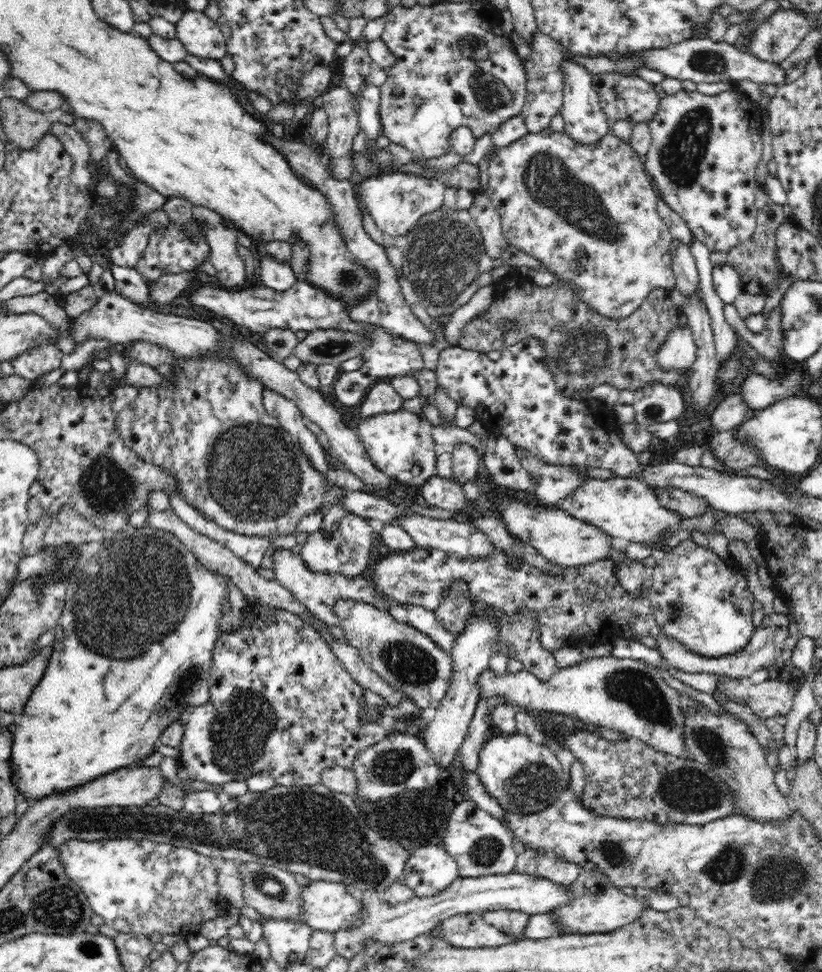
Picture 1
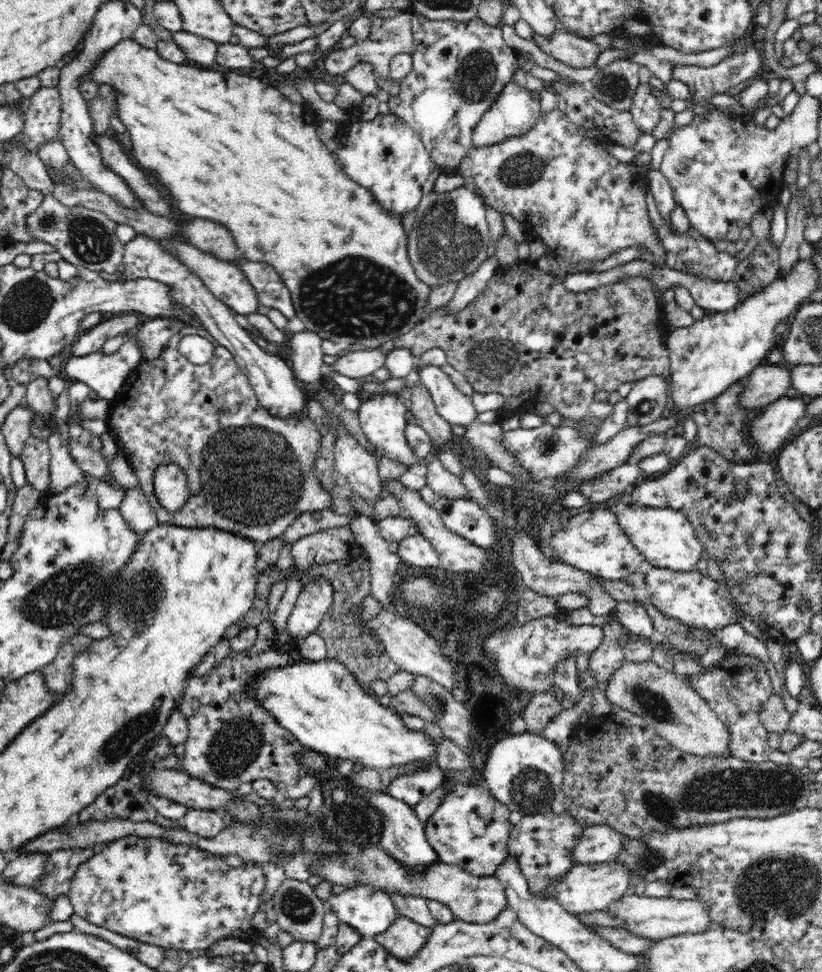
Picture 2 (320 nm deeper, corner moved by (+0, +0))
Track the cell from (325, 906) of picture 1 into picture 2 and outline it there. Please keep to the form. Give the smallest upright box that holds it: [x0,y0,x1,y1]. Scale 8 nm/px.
[327,886,399,938]

